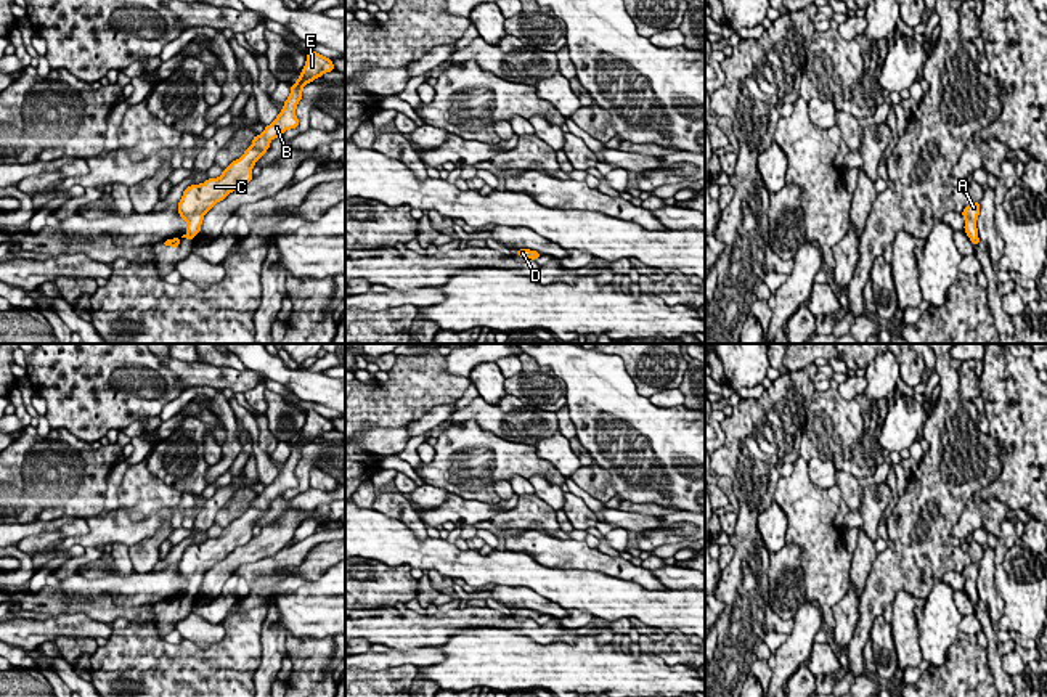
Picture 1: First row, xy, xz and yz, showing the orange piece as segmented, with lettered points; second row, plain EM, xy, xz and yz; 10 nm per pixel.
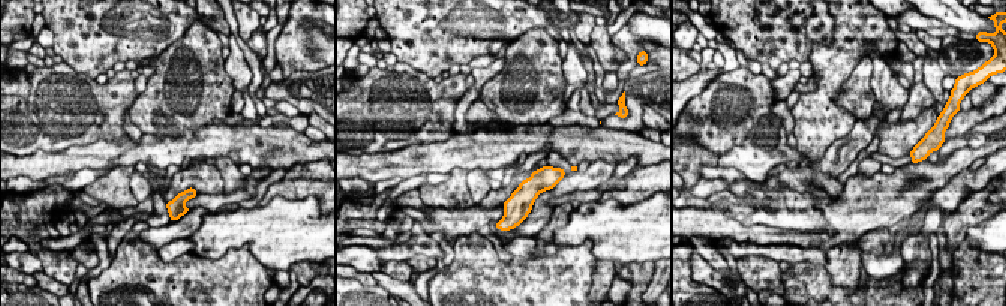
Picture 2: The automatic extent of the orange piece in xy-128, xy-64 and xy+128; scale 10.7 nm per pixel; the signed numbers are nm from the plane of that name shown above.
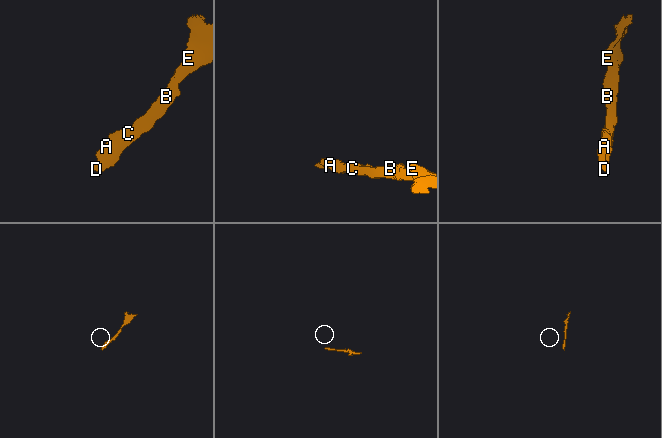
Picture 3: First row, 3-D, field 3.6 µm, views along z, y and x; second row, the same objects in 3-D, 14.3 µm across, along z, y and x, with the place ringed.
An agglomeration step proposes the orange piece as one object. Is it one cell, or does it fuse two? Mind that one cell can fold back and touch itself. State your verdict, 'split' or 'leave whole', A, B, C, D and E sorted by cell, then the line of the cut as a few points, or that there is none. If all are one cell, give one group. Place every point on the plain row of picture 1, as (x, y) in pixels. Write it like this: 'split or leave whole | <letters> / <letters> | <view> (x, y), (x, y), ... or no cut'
leave whole | A B C D E | no cut

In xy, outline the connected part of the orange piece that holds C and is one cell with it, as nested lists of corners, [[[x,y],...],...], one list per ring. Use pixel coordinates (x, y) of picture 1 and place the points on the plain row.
[[[310,410],[297,442],[291,445],[291,454],[284,461],[283,471],[265,487],[263,493],[254,496],[252,504],[244,514],[228,524],[218,538],[209,538],[204,543],[191,544],[183,551],[181,560],[178,562],[178,575],[186,580],[188,593],[181,597],[191,601],[201,591],[204,575],[238,546],[244,546],[254,538],[254,524],[267,512],[270,501],[281,496],[283,491],[299,487],[295,467],[304,458],[304,446],[331,430],[334,430],[332,419]]]

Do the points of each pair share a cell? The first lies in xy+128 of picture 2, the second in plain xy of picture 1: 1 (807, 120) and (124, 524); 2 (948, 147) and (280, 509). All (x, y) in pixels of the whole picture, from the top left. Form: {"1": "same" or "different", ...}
{"1": "different", "2": "different"}

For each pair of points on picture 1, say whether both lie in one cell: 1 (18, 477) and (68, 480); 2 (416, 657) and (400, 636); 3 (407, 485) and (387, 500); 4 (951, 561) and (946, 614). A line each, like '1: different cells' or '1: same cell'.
1: same cell
2: different cells
3: different cells
4: different cells

